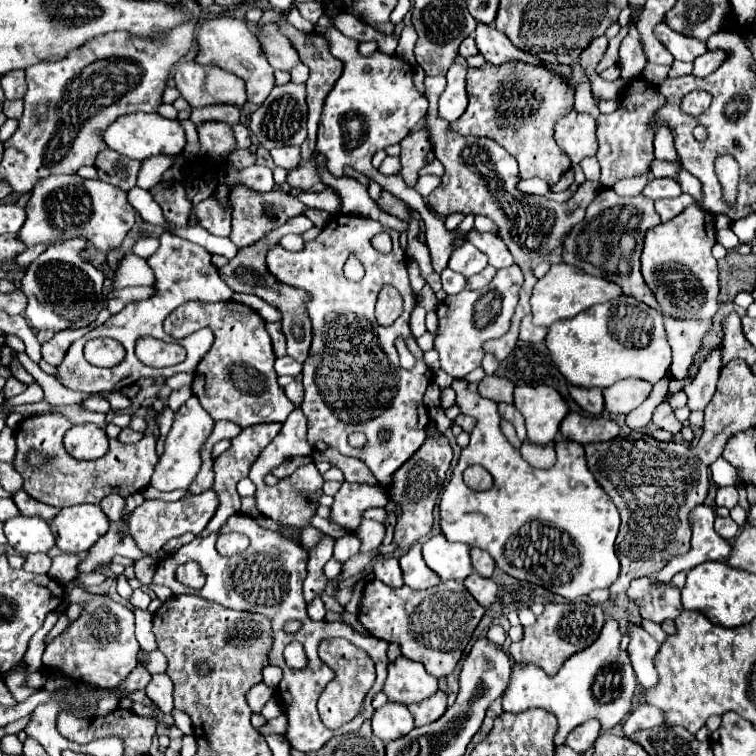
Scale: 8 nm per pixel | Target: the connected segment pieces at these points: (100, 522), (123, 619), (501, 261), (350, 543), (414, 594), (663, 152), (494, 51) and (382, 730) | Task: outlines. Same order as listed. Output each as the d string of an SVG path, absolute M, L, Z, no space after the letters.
M72 505L72 507L64 507L60 509L58 517L54 517L50 521L50 529L52 535L56 539L56 547L64 553L82 553L88 551L100 537L102 533L106 533L110 521L108 517L102 513L102 509L98 505Z
M84 589L70 591L70 603L80 603L82 613L70 625L68 635L58 635L46 645L42 665L46 671L58 669L62 675L78 683L94 683L100 687L116 687L138 665L140 645L134 637L134 613L130 607L114 601L106 593L88 593Z
M470 229L468 231L468 241L472 245L476 245L482 253L486 253L488 257L488 263L494 265L496 269L502 269L502 267L510 267L514 263L508 247L504 245L504 241L494 235L494 233L480 233L476 229Z
M350 533L346 537L340 537L336 539L336 547L334 547L334 557L340 561L340 563L346 563L350 557L354 557L360 549L360 539Z
M372 579L364 585L358 611L358 619L370 635L400 645L404 657L424 663L426 671L434 677L444 677L454 671L482 615L484 607L466 591L462 581L442 581L432 589L416 591L406 585L392 589Z
M668 129L668 135L666 133L656 133L656 157L658 159L674 159L678 161L678 155L676 155L676 149L674 149L674 137L672 137L672 131Z
M478 23L476 31L474 31L474 41L478 45L478 51L484 55L484 59L490 61L490 63L494 63L494 65L502 65L504 61L520 59L520 61L530 61L530 63L542 63L542 65L554 69L556 73L568 77L570 67L562 67L562 65L556 65L556 63L544 63L538 57L532 57L532 55L520 51L518 47L512 45L512 41L504 33L500 33L498 29L494 29L492 25Z
M386 703L384 707L376 709L372 715L372 731L384 743L394 741L410 733L414 727L412 713L402 703Z

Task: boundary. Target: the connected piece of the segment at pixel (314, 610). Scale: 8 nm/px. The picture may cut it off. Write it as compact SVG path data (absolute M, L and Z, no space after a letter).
M316 597L316 599L308 605L308 615L310 615L310 619L314 619L314 621L322 621L322 619L324 619L324 603L322 603L320 597Z

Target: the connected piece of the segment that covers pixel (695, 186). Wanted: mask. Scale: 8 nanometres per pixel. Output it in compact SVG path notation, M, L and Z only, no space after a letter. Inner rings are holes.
M682 169L682 171L676 175L676 181L682 185L682 191L688 193L688 195L692 195L696 201L702 201L702 199L704 199L700 181L698 181L694 175L690 175L686 169Z

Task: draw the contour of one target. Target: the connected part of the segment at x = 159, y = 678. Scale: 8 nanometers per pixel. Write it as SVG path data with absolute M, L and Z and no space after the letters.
M160 673L160 675L154 675L152 681L148 683L146 687L146 695L162 709L162 711L172 711L172 681L168 675Z

